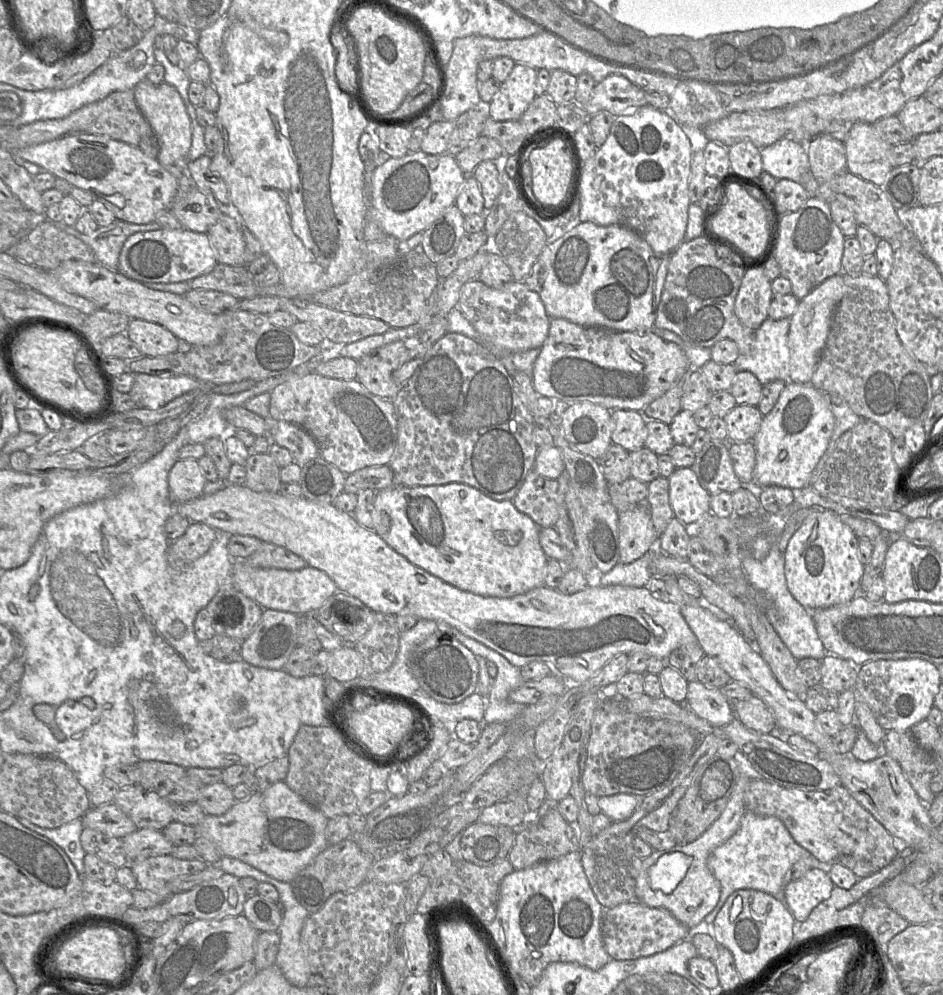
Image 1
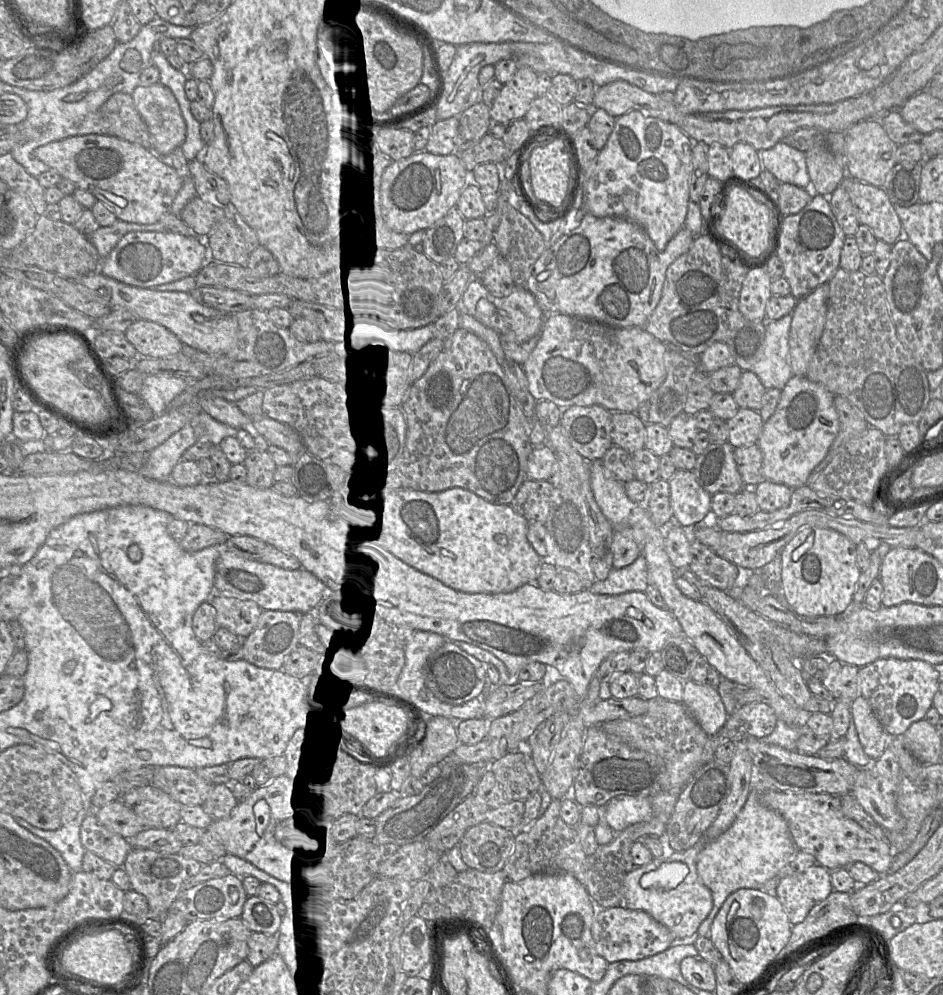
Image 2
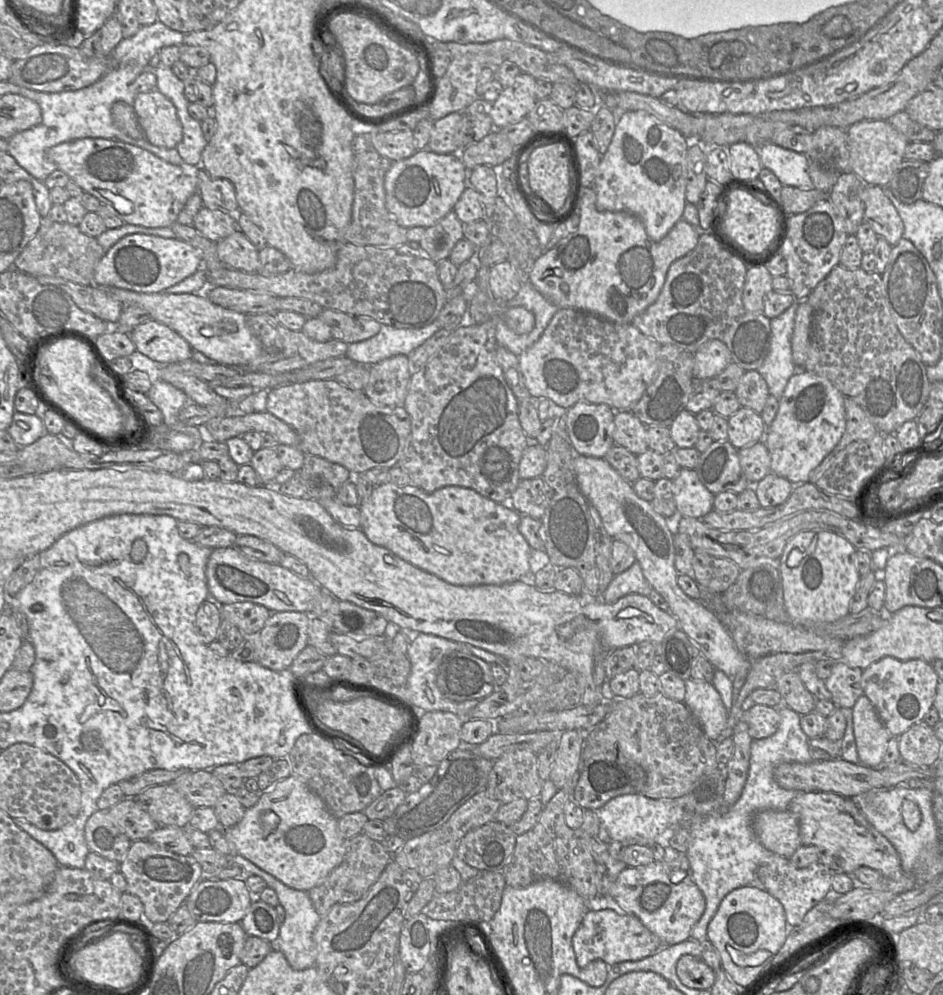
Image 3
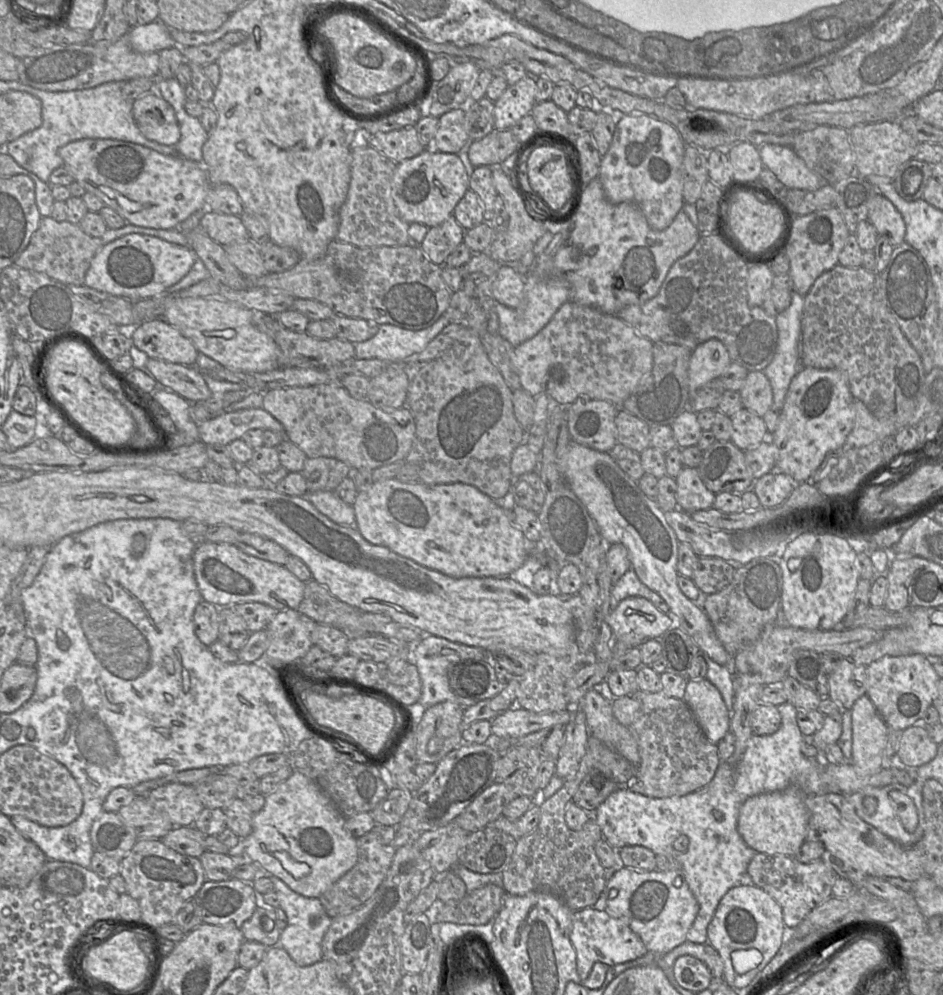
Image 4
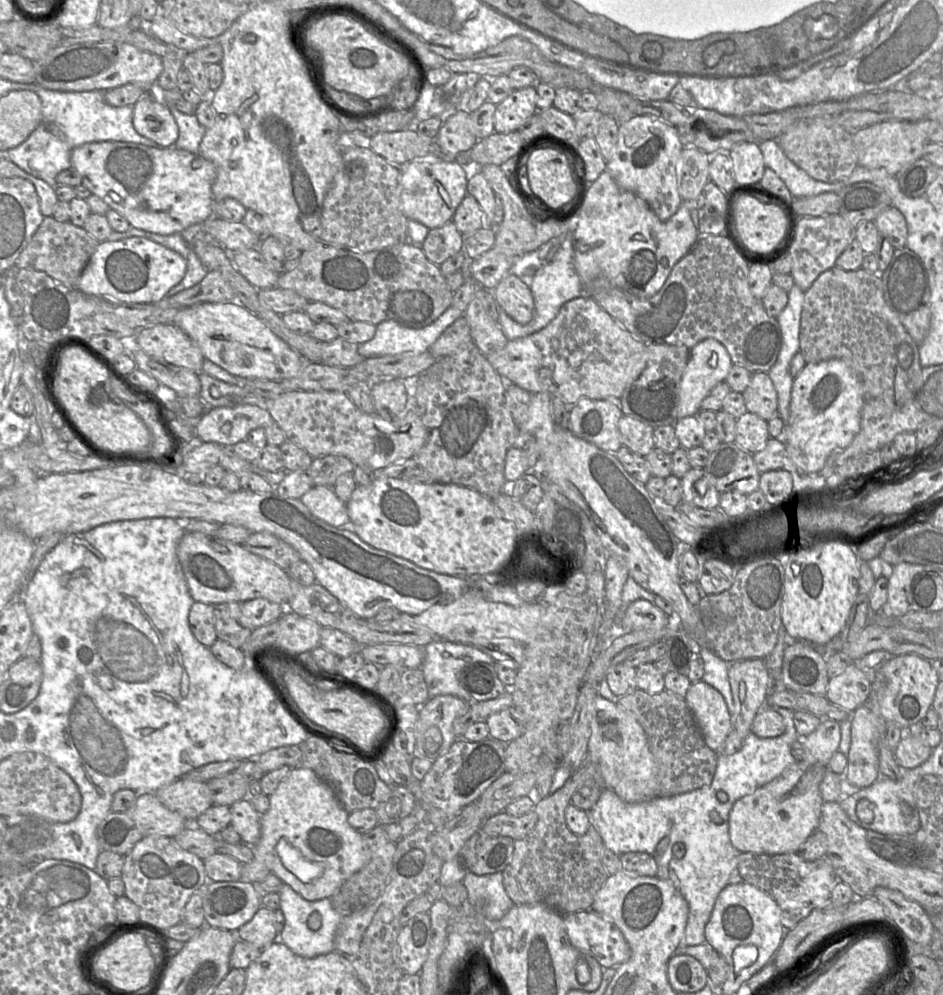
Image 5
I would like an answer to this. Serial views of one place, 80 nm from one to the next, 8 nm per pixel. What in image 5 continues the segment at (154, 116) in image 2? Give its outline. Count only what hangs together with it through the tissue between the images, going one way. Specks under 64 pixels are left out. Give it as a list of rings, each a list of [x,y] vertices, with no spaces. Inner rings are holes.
[[[149,92],[134,104],[132,124],[138,134],[154,141],[159,147],[173,147],[179,136],[178,125],[158,92]]]

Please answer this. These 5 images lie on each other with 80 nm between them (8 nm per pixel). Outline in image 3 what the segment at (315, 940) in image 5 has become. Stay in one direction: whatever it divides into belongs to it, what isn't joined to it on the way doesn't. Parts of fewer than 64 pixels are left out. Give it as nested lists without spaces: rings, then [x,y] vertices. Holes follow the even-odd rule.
[[[233,854],[230,857],[230,861],[241,866],[246,875],[255,875],[261,877],[266,882],[267,886],[276,892],[279,904],[285,910],[284,922],[280,925],[277,941],[275,944],[272,944],[272,948],[279,949],[294,970],[304,970],[315,966],[317,949],[313,940],[313,932],[321,917],[315,910],[308,895],[308,891],[296,890],[283,884],[280,880],[260,869],[254,863],[239,854]]]

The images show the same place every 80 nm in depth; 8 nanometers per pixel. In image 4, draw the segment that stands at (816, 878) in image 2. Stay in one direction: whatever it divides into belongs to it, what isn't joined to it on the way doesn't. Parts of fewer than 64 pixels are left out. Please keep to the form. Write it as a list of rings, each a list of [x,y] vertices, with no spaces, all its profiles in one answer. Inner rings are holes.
[[[756,853],[751,859],[747,874],[753,884],[767,892],[782,908],[785,926],[797,927],[817,906],[832,897],[836,876],[822,860],[801,863],[793,856]]]

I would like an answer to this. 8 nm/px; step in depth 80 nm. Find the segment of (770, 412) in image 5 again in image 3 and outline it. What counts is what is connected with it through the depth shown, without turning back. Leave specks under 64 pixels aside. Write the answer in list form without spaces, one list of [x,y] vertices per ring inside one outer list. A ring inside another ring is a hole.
[[[757,370],[745,371],[735,394],[742,407],[750,408],[758,414],[761,414],[770,396],[768,385]]]

